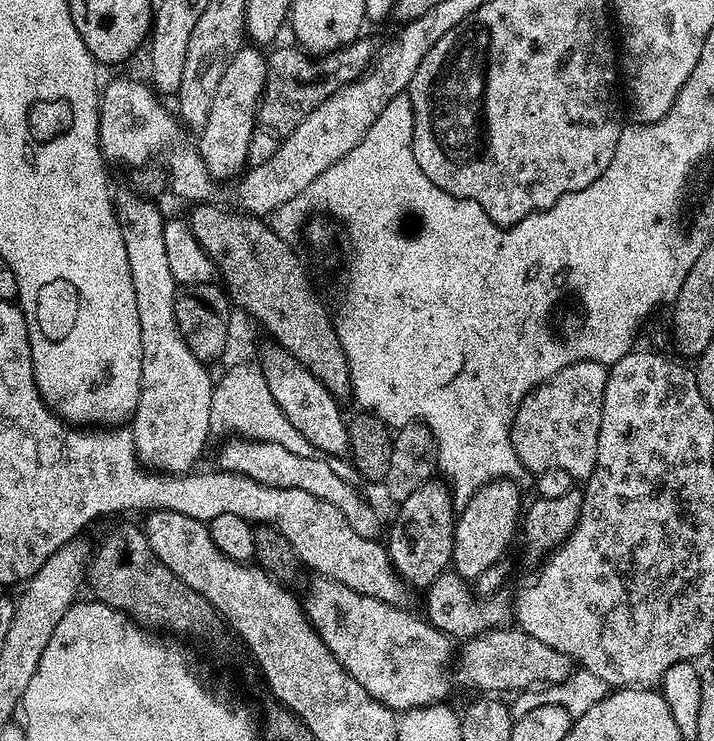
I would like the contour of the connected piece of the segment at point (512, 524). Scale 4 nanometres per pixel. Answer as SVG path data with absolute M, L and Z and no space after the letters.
M492 480L470 498L470 502L463 505L456 522L456 541L454 542L454 554L452 564L457 576L464 577L465 580L475 581L477 576L483 576L484 571L490 566L494 566L497 560L505 555L504 552L512 544L512 539L517 539L518 525L522 520L522 504L520 508L520 492L515 483L511 480Z

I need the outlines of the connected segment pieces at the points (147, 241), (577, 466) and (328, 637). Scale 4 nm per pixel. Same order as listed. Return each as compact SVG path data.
M132 190L127 191L121 196L119 193L114 203L120 227L124 229L126 254L130 258L130 274L134 278L134 298L138 298L138 330L142 346L142 378L138 406L130 421L132 437L141 465L165 474L187 474L197 467L196 459L203 454L204 447L208 444L208 436L210 437L212 432L210 408L214 376L204 369L207 368L205 361L190 354L190 346L186 346L186 338L182 338L182 330L178 330L178 285L174 274L170 274L170 261L166 258L165 213L160 213L155 199L139 195Z
M578 360L575 364L566 366L562 370L558 370L558 374L554 374L550 379L545 380L537 388L526 394L526 398L518 406L516 411L516 420L512 424L512 442L516 449L516 456L524 463L525 469L529 473L539 474L550 470L551 468L561 468L566 470L572 476L573 481L584 482L596 468L596 455L598 454L598 434L599 427L602 426L602 410L603 410L603 395L606 392L606 382L608 376L608 368L603 364L594 362L593 360Z
M316 578L306 599L306 611L330 654L338 658L366 694L397 714L447 701L454 683L453 637L408 610L358 594L350 586L327 578Z

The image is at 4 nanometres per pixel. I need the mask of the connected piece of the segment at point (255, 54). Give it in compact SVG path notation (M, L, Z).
M241 46L234 58L230 58L222 74L222 82L218 82L214 106L210 106L210 118L206 118L206 126L198 132L200 156L206 162L206 170L210 170L210 174L215 176L217 181L231 181L245 171L250 150L250 134L254 134L258 126L267 65L265 53L259 47Z

